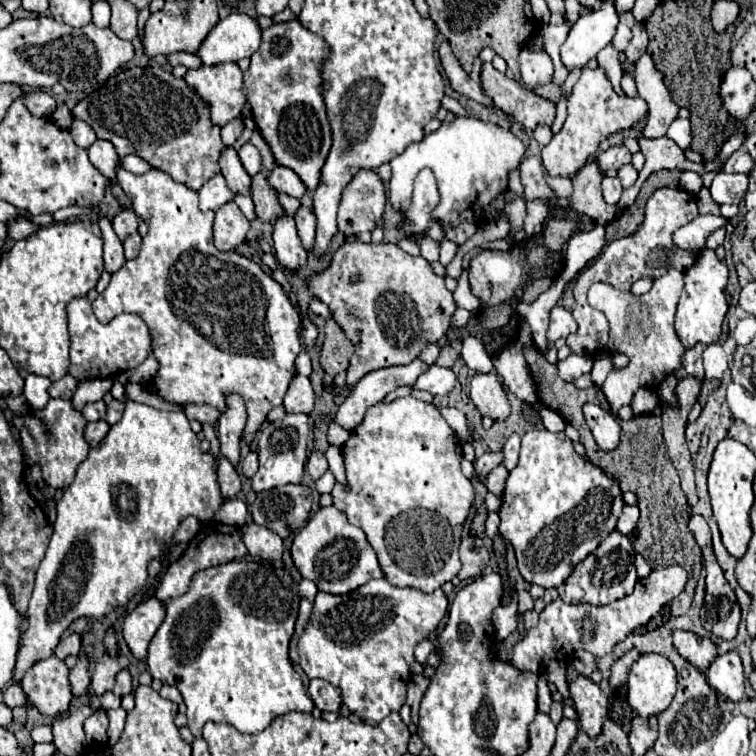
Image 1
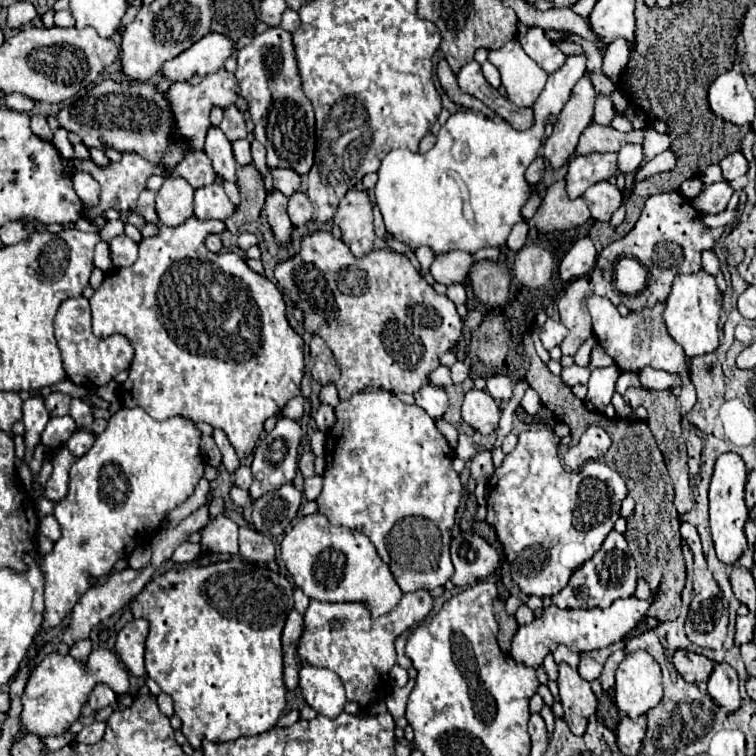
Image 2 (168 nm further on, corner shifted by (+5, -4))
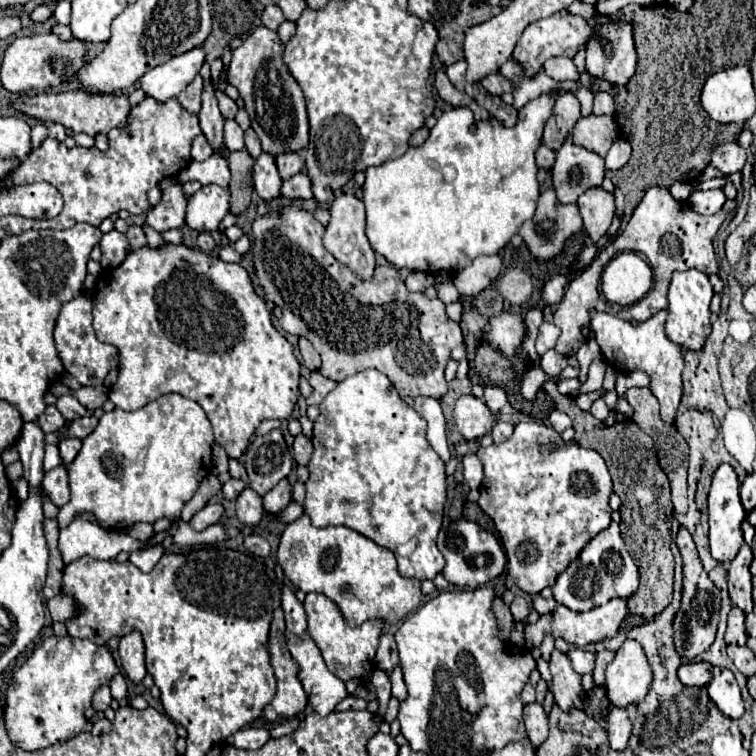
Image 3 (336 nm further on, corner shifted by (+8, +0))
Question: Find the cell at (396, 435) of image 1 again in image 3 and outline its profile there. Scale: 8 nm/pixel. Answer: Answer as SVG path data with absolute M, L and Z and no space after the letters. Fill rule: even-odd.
M362 370L354 376L348 376L346 380L338 382L338 386L320 402L320 416L314 420L314 428L312 428L312 444L314 444L314 452L312 458L308 462L308 470L310 476L306 480L306 500L302 502L304 514L310 516L312 524L322 528L322 526L348 526L360 534L364 534L366 538L374 540L378 546L384 546L388 550L392 550L398 558L398 570L402 576L408 578L418 578L418 580L434 580L434 576L438 572L442 572L444 568L444 556L440 554L440 550L436 548L436 536L442 524L442 510L444 510L444 502L446 502L446 472L444 472L444 462L436 456L436 452L432 452L432 446L428 444L426 436L424 436L424 418L410 406L406 406L396 388L392 386L392 382L388 380L386 374L378 372L378 370ZM410 540L418 540L416 548L408 554L408 556L400 556L398 548L402 544L408 544Z

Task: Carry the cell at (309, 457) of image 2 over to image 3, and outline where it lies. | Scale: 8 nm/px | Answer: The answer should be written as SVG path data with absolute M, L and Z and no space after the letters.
M298 434L294 438L294 460L300 466L306 466L310 456L312 456L312 442L310 442L310 438L304 436L304 434Z

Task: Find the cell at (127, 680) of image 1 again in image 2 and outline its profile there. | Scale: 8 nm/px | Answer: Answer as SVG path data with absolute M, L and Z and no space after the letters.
M107 648L93 650L89 654L87 666L79 666L69 654L61 656L57 652L51 652L45 660L41 660L35 670L29 676L29 682L25 686L25 692L21 696L23 712L21 712L21 724L41 738L45 736L59 736L63 734L81 714L81 706L87 702L87 696L95 684L107 684L115 694L127 694L129 692L129 674L117 654L109 652Z

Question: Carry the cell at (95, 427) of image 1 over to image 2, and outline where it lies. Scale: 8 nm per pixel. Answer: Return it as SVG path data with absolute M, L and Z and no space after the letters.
M79 428L79 430L73 432L71 440L69 440L65 446L73 452L75 458L81 458L81 456L83 456L91 446L93 446L93 442L95 442L95 434L91 434L91 432Z

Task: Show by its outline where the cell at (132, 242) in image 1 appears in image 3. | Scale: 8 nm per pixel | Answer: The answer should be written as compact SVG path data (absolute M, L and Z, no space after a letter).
M112 230L102 236L100 250L102 250L102 260L100 260L102 268L104 270L118 268L124 262L124 258L128 256L128 240L118 230Z

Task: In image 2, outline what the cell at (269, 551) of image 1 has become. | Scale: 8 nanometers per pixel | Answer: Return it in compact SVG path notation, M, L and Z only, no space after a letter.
M239 528L239 554L251 562L273 562L275 546L269 536L253 528Z

